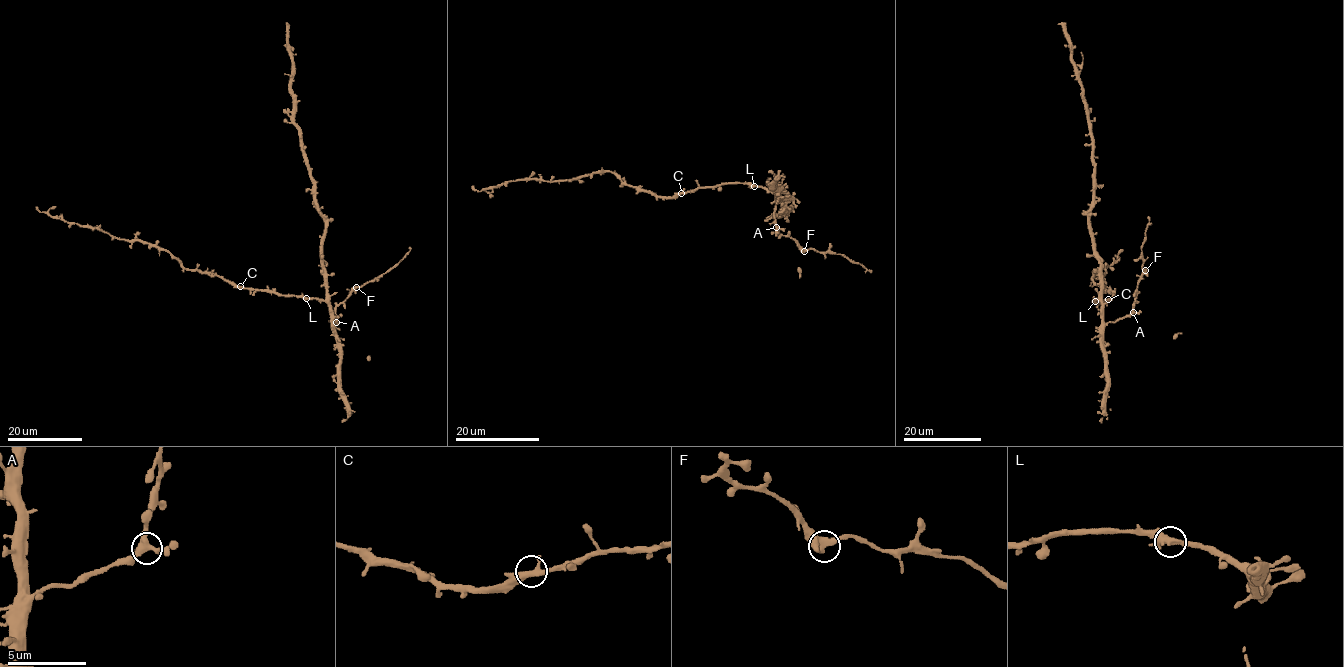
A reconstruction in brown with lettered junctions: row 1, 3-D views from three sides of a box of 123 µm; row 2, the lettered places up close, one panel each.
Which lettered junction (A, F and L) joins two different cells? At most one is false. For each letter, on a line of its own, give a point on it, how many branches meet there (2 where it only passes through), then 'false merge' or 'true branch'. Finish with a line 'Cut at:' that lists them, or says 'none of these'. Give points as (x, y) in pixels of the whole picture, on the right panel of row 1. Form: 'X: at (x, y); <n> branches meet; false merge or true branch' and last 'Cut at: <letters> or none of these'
A: at (1133, 312); 3 branches meet; true branch
F: at (1145, 270); 3 branches meet; true branch
L: at (1095, 301); 3 branches meet; true branch
Cut at: none of these

